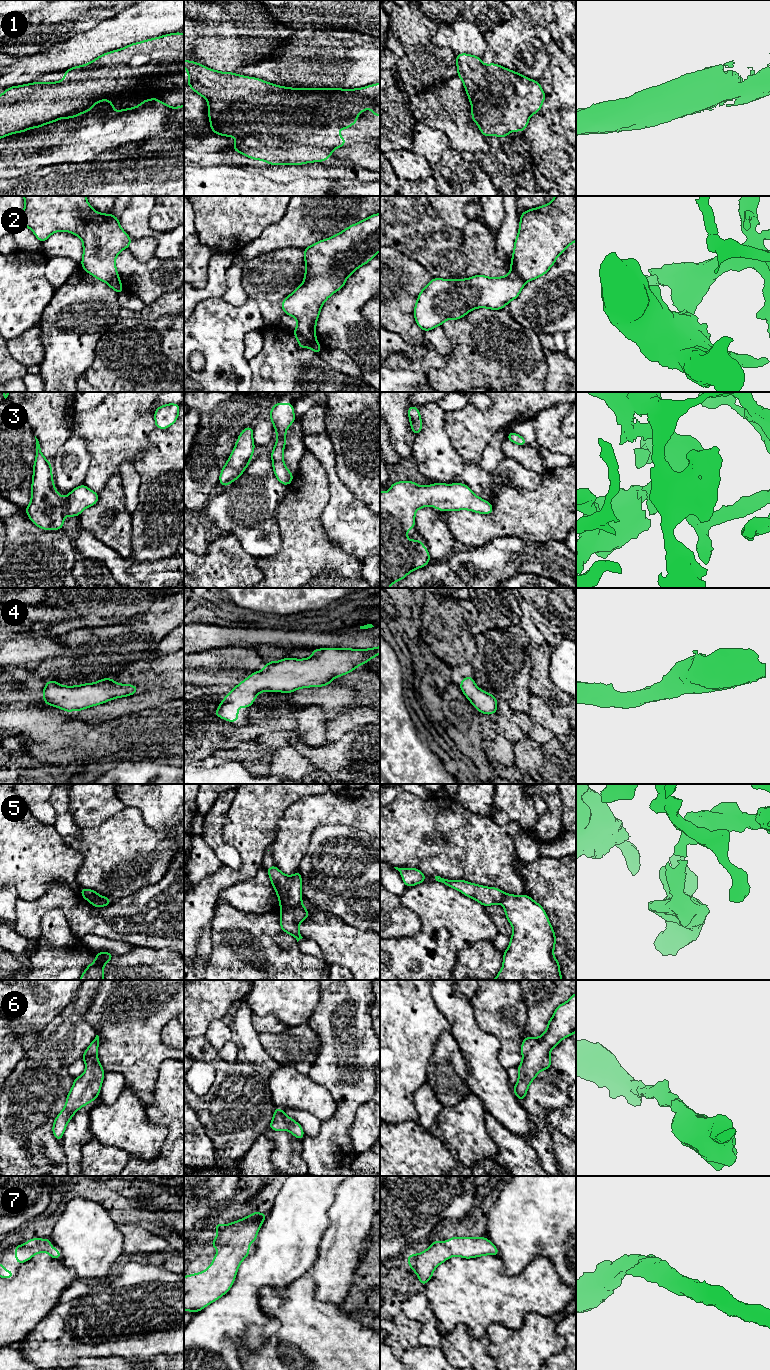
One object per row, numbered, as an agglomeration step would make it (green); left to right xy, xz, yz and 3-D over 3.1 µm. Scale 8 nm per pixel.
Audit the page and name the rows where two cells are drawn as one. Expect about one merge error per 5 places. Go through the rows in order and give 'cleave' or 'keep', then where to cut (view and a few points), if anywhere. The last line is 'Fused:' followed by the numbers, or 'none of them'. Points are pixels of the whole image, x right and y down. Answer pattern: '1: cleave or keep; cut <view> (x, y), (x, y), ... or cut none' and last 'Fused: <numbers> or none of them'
1: keep; cut none
2: cleave; cut xz (294, 330), (311, 340), (316, 340)
3: keep; cut none
4: keep; cut none
5: keep; cut none
6: keep; cut none
7: keep; cut none
Fused: 2

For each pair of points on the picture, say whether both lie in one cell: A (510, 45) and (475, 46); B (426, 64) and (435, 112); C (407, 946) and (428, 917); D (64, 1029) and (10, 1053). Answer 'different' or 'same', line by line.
A: different
B: different
C: same
D: different

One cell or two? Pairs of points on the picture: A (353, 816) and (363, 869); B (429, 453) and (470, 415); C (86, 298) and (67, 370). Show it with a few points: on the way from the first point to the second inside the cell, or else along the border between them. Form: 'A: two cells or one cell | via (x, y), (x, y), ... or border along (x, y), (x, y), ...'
A: two cells | border along (332, 824), (352, 825), (369, 834)
B: two cells | border along (444, 412), (446, 434), (451, 446), (460, 455)
C: one cell | via (80, 316), (80, 325), (69, 340), (68, 352)

